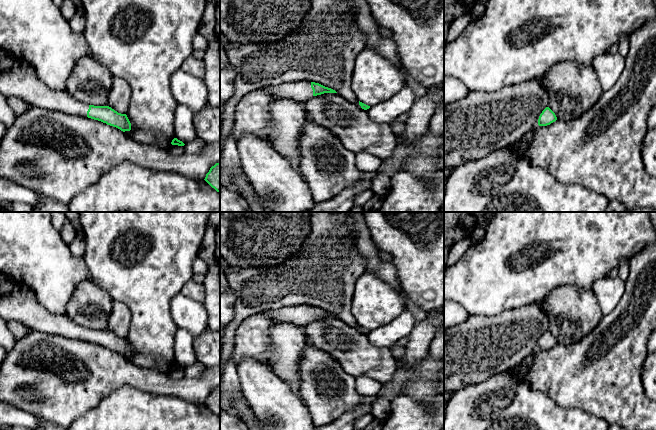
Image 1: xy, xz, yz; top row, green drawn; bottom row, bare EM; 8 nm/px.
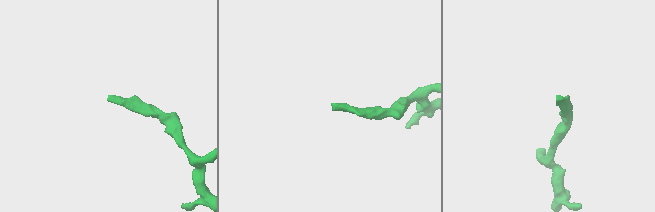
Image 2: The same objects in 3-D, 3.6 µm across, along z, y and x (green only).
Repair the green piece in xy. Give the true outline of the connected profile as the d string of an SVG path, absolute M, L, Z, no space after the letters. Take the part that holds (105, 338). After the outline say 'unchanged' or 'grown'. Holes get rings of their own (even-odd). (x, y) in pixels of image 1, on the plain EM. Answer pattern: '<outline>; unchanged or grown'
M15 283L14 288L9 292L8 295L0 296L0 316L5 321L16 320L37 331L49 334L57 334L68 338L79 339L98 344L106 347L107 349L116 351L123 356L131 354L131 347L126 338L118 337L109 330L87 329L77 324L66 315L56 315L49 313L39 303L34 291L29 286L22 283Z; grown

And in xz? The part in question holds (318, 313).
M308 305L270 309L262 313L274 321L293 323L302 328L304 328L313 320L321 319L324 317L337 317L335 314L325 311L319 307Z; grown

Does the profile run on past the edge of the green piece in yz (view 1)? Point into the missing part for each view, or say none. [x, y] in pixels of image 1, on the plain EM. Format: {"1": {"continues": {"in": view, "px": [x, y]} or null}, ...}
{"1": {"continues": null}}

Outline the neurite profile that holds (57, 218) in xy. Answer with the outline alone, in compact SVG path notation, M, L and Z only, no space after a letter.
M51 212L52 226L59 232L65 222L65 219L66 217L62 212Z

